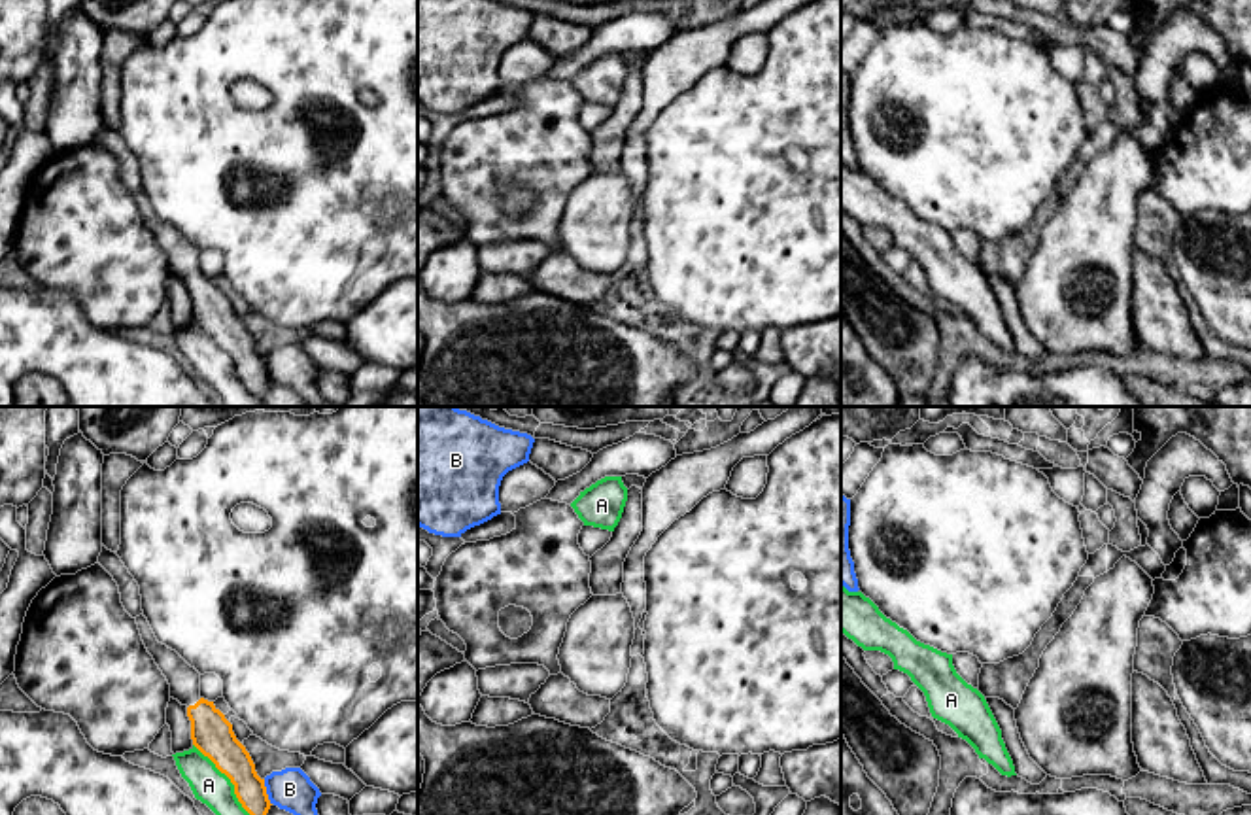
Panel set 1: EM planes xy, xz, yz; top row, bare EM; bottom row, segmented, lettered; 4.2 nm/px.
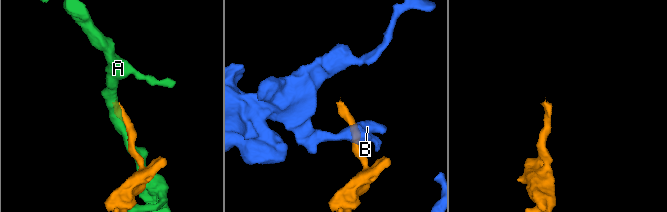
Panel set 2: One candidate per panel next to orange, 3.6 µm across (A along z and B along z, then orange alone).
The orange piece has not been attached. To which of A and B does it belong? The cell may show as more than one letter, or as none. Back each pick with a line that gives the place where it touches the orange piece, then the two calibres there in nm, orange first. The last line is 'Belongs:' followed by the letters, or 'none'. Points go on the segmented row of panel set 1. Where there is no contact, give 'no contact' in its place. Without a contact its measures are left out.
Belongs: none

